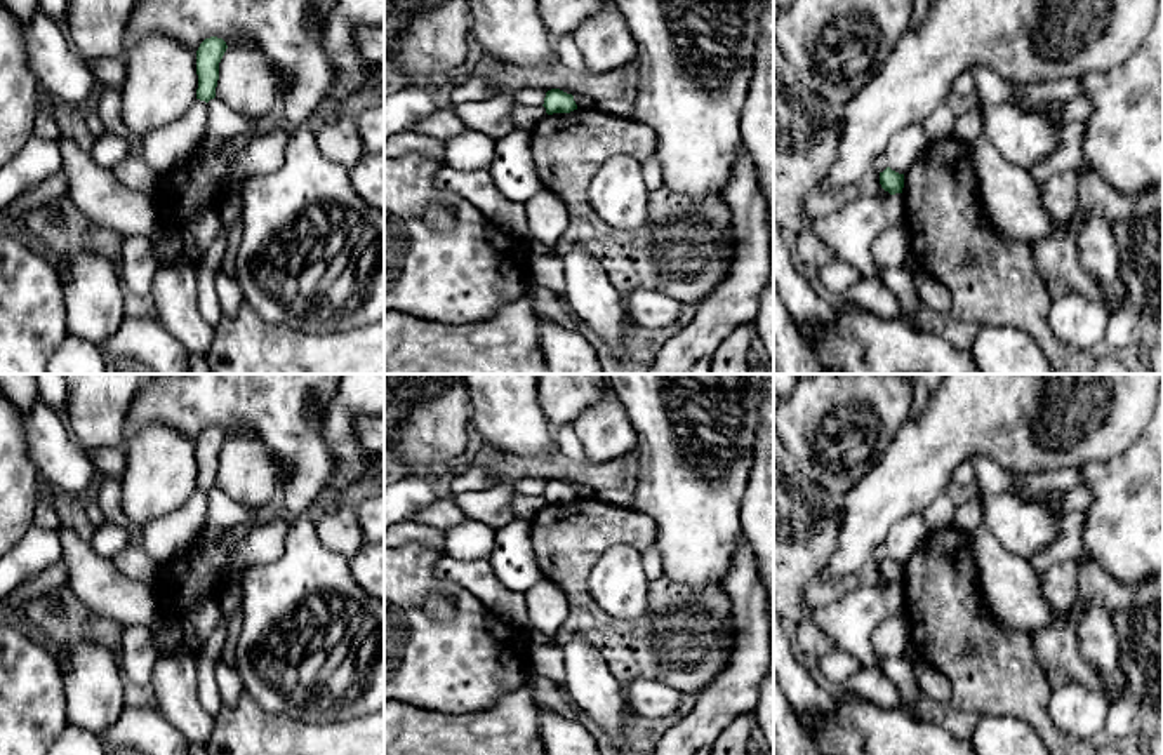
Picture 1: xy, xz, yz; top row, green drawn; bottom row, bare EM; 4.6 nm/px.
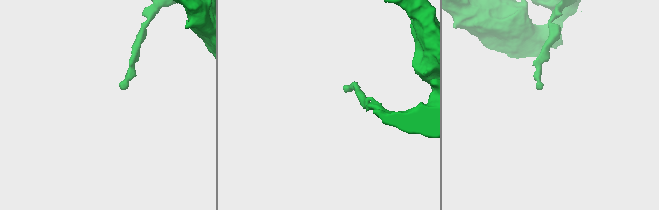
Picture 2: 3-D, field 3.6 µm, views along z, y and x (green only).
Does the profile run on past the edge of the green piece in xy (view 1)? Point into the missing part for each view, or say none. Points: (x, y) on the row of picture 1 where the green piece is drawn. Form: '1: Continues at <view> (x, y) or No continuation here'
1: No continuation here

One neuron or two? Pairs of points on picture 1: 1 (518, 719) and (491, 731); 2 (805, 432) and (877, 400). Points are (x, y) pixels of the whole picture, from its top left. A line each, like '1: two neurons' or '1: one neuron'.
1: one neuron
2: one neuron

